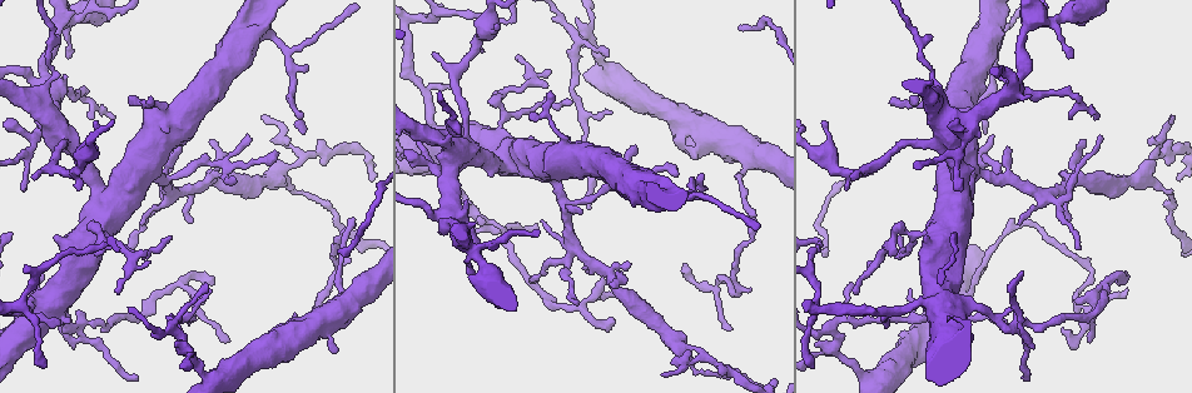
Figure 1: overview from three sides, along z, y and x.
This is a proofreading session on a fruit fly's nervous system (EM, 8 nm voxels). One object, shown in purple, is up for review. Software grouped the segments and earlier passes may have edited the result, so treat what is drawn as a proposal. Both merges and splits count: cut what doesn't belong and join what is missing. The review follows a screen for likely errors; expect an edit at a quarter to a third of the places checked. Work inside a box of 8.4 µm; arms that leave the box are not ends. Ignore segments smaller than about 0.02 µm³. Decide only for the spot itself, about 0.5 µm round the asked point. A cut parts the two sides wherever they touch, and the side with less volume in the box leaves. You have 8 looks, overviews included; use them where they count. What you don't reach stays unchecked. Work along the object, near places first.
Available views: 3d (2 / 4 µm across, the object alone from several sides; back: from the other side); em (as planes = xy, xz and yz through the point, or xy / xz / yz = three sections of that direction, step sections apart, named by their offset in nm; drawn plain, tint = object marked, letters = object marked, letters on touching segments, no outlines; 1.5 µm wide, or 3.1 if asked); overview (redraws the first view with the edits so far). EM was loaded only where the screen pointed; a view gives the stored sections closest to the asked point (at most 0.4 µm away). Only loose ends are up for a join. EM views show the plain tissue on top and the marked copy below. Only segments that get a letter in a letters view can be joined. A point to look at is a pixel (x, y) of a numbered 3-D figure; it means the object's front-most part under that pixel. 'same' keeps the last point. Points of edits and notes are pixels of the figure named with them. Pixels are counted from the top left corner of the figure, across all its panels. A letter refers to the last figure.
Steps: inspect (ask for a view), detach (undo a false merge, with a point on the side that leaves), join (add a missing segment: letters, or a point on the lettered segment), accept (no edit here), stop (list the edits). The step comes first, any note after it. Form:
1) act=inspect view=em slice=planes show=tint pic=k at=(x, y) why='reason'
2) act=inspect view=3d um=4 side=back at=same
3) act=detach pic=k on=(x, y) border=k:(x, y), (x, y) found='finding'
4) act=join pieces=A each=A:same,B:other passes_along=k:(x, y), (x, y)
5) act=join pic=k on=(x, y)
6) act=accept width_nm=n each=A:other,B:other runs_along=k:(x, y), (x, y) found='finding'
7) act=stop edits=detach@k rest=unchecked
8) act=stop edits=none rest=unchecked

act=inspect view=3d um=2 pic=1 at=(728, 331) why='branch stops here'

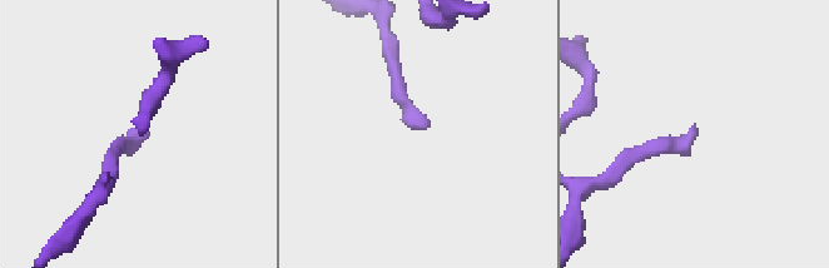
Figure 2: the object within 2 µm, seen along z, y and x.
act=inspect view=em slice=planes show=letters pic=2 at=(695, 128) why='shape alone is not enough'

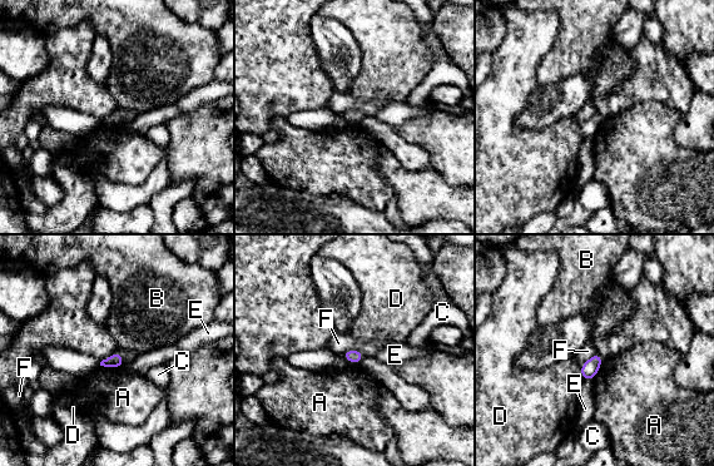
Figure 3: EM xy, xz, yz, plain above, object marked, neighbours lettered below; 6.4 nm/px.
act=accept each=A:other,B:other,C:other,D:other,E:other,F:other border=3:(341, 353), (358, 350), (365, 356) found='no lettered segment goes on from it'

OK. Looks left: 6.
act=inspect view=3d um=4 pic=1 at=(1024, 225) why='sharp bend'

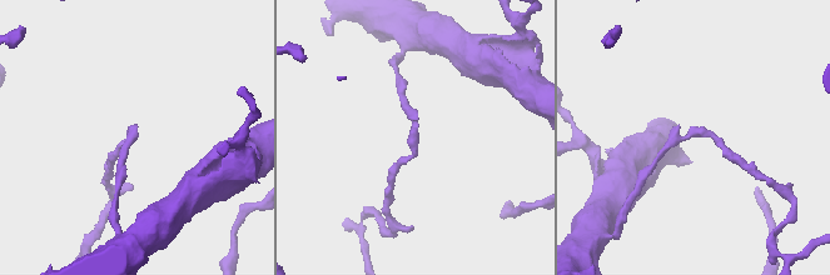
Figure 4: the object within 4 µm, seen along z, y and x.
act=inspect view=em slice=planes show=letters pic=4 at=(135, 135) why='now the EM'

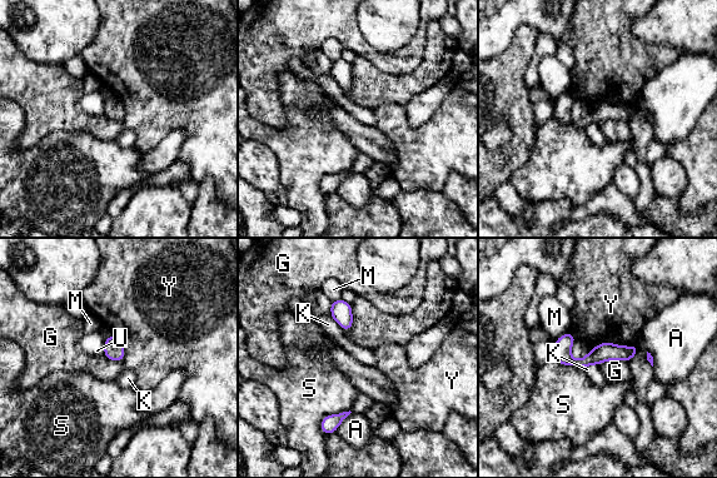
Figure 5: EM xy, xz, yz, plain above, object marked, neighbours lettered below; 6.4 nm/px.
act=accept width_nm=120 each=A:other,G:other,K:other,M:other,S:other,U:other,Y:other runs_along=5:(556, 348), (571, 362), (635, 348) found='one neuron here'

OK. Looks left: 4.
act=inspect view=em slice=xy step=4 show=letters pic=1 at=(150, 263)

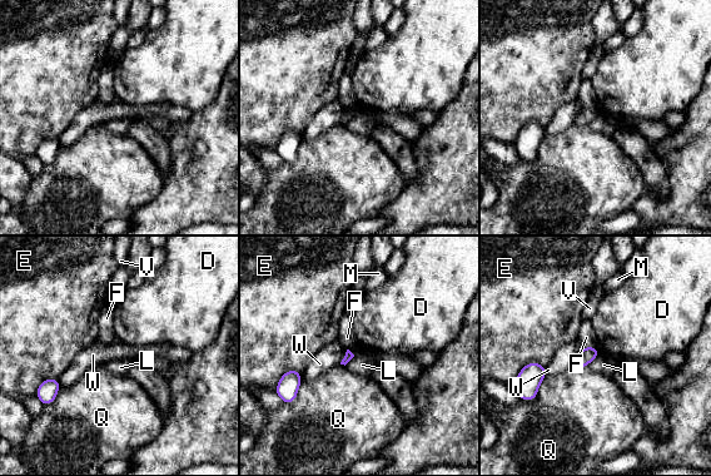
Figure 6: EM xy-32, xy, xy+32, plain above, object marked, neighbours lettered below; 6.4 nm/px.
act=accept each=D:other,E:other,F:other,L:other,M:other,Q:other,V:other,W:other border=6:(600, 353), (587, 365) found='no lettered segment goes on from it'

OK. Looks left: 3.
act=stop edits=none rest=unchecked

